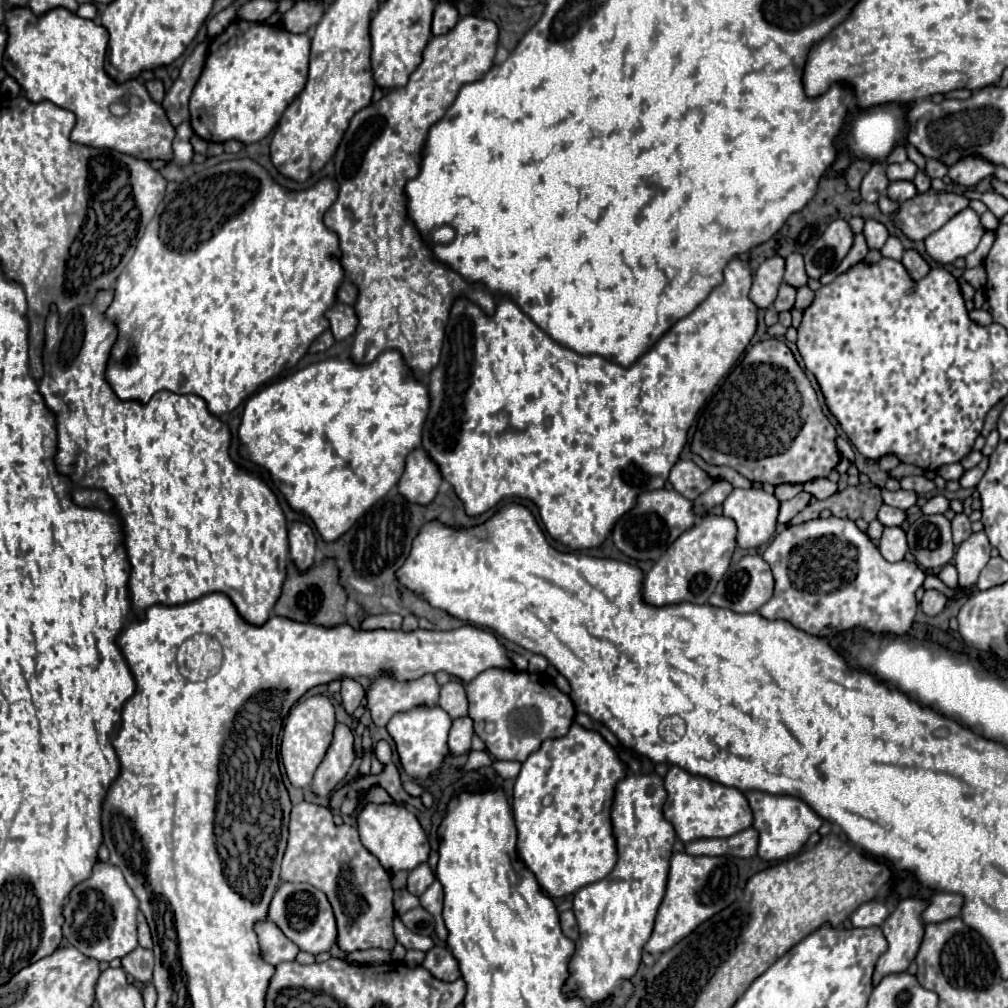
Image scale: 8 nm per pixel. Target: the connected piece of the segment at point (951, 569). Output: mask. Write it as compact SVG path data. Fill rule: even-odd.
M950 563L950 565L946 565L940 573L938 573L938 577L948 585L948 587L956 587L956 583L958 583L958 573L956 573L956 567Z

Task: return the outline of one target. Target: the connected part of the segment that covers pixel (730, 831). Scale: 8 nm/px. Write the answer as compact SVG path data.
M672 765L664 777L664 789L668 793L666 803L662 807L664 819L672 823L676 835L684 841L696 839L718 839L718 837L732 837L734 833L752 825L752 811L748 807L746 797L742 791L734 787L726 787L704 777L696 777L684 771L678 765Z

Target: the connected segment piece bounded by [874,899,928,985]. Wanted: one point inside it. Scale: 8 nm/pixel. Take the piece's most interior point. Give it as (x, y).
(904, 929)

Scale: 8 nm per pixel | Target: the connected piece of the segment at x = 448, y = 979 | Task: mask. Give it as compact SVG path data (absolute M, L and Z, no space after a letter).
M432 947L428 953L426 953L426 959L422 963L424 969L428 969L436 979L444 981L444 983L452 983L460 977L460 971L458 971L458 963L456 959L452 957L450 949L448 947Z

